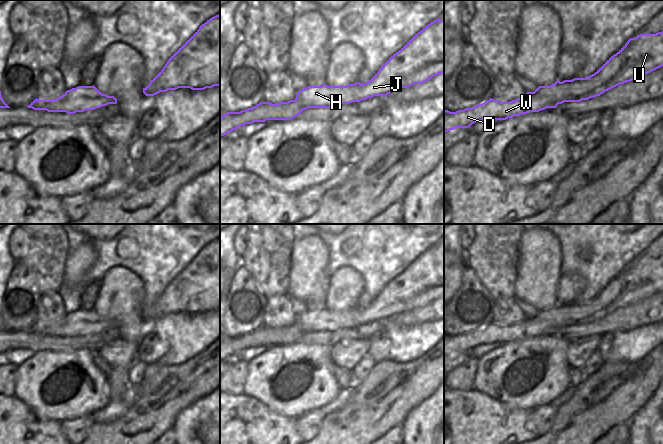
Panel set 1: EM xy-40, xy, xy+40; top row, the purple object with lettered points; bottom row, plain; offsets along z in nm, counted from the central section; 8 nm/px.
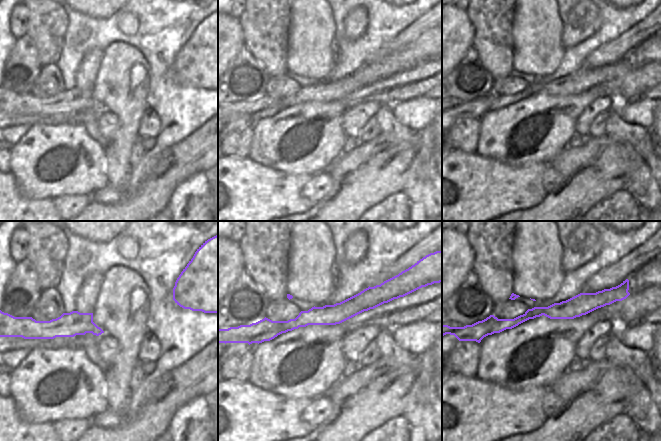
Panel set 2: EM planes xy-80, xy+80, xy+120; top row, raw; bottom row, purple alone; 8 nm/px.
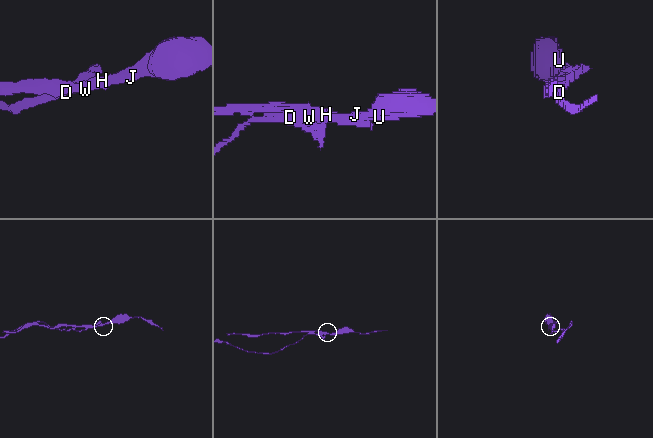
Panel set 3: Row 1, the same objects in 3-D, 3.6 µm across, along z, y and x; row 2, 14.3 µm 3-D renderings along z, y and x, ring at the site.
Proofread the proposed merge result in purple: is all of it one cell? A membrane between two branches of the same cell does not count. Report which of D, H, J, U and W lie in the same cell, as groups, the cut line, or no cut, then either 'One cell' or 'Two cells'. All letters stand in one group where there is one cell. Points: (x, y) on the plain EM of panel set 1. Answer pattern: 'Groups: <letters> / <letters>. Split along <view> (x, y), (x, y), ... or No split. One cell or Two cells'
Groups: D W / H J U. Split along xy+40 (519, 322), (526, 329), (527, 336). Two cells

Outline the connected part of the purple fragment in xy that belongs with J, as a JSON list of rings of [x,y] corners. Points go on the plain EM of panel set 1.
[[[439,242],[415,258],[398,276],[393,278],[366,307],[356,306],[346,310],[308,310],[297,316],[296,326],[308,332],[332,332],[336,328],[360,326],[374,320],[387,320],[394,314],[422,308],[444,297],[444,244]]]

